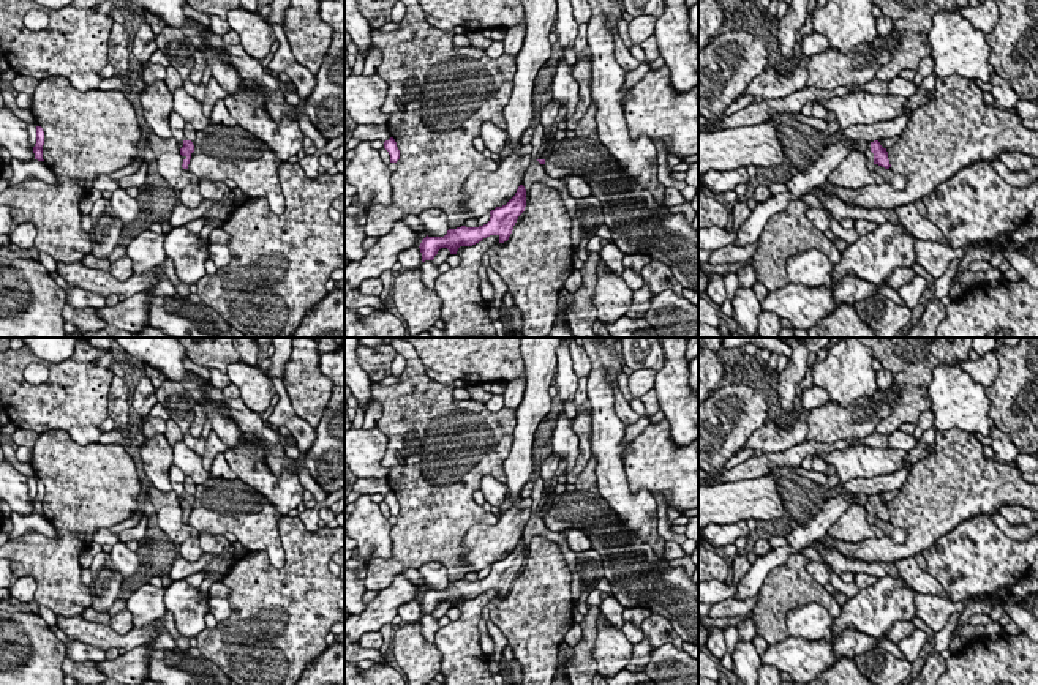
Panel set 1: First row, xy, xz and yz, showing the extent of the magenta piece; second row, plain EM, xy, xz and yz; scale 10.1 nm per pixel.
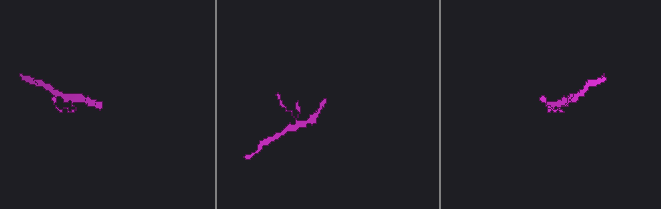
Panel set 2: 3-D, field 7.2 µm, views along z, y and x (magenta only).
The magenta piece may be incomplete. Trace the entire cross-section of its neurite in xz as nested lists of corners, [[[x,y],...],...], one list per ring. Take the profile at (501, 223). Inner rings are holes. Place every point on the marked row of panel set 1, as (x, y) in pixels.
[[[518,186],[515,196],[502,207],[490,211],[490,221],[479,227],[449,229],[444,237],[425,237],[420,243],[422,262],[433,260],[441,248],[447,248],[450,254],[457,254],[460,246],[472,246],[490,235],[498,235],[499,243],[509,240],[518,216],[526,207],[526,189]]]

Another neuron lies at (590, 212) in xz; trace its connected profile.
[[[592,194],[577,200],[577,219],[583,238],[592,238],[599,227],[604,224],[604,207]]]

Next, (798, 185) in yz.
[[[844,139],[837,145],[828,147],[810,167],[787,177],[784,182],[787,191],[758,202],[747,221],[738,229],[738,238],[733,243],[738,246],[757,243],[768,219],[773,215],[784,211],[790,200],[798,200],[812,188],[823,185],[839,163],[853,152],[856,142],[859,140]]]

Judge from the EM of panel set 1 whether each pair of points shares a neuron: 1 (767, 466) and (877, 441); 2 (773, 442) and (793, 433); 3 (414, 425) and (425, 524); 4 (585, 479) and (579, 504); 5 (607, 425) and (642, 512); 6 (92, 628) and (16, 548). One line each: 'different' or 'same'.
1: same
2: same
3: same
4: different
5: same
6: different

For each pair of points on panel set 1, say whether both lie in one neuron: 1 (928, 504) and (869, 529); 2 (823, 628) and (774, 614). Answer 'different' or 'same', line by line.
1: different
2: different

